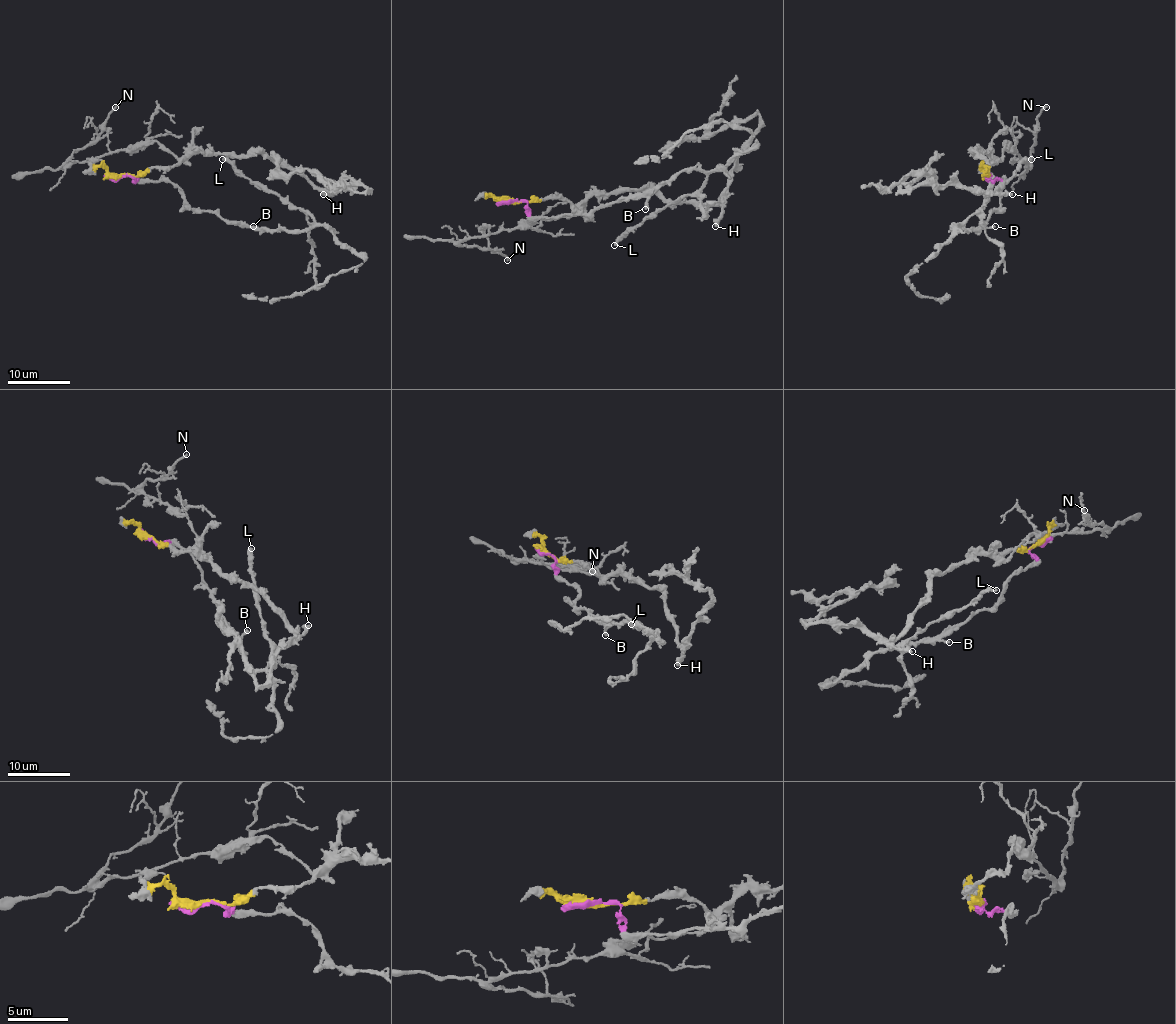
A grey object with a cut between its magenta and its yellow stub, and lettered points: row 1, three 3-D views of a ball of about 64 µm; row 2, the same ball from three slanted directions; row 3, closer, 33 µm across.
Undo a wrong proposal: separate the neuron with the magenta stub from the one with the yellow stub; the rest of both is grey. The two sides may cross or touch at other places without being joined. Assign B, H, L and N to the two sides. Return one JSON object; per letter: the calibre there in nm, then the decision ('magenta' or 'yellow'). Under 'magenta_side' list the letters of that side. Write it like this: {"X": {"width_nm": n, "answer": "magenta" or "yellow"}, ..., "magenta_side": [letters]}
{"B": {"width_nm": 240, "answer": "magenta"}, "H": {"width_nm": 400, "answer": "yellow"}, "L": {"width_nm": 240, "answer": "magenta"}, "N": {"width_nm": 180, "answer": "yellow"}, "magenta_side": ["B", "L"]}

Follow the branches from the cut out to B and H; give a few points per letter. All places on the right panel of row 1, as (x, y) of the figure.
B: (987, 177), (1003, 180), (1000, 185), (1000, 209), (993, 210), (982, 226), (995, 226)
H: (987, 176), (984, 168), (992, 158), (976, 152), (987, 163), (989, 190), (993, 194), (1012, 194)

